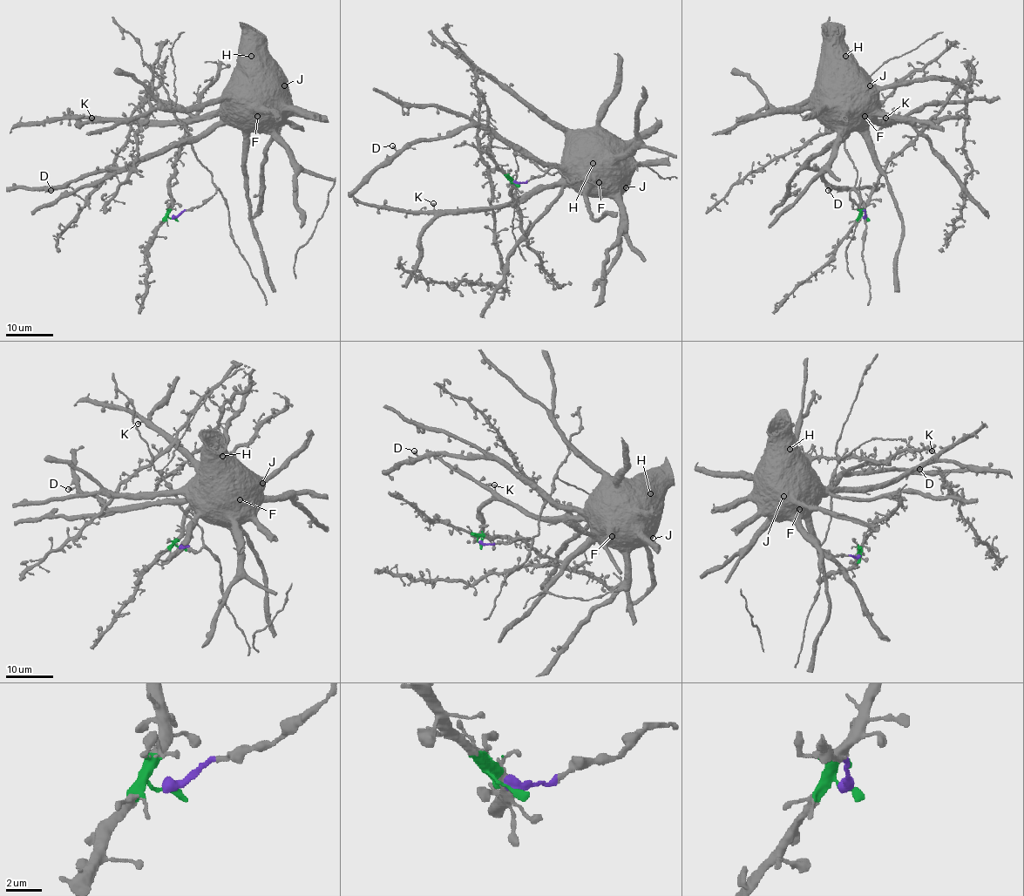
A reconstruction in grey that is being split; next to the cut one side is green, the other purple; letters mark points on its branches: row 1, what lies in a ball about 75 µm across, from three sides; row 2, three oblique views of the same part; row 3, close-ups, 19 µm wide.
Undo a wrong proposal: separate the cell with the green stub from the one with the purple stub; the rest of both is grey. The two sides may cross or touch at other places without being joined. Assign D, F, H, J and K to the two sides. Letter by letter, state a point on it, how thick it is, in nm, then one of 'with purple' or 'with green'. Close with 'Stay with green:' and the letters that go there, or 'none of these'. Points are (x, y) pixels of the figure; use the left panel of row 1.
D: at (50, 190); 440 nm thick; with purple
F: at (257, 116); 360 nm thick; with purple
H: at (251, 56); 550 nm thick; with purple
J: at (284, 85); 700 nm thick; with purple
K: at (91, 118); 340 nm thick; with purple
Stay with green: none of these

